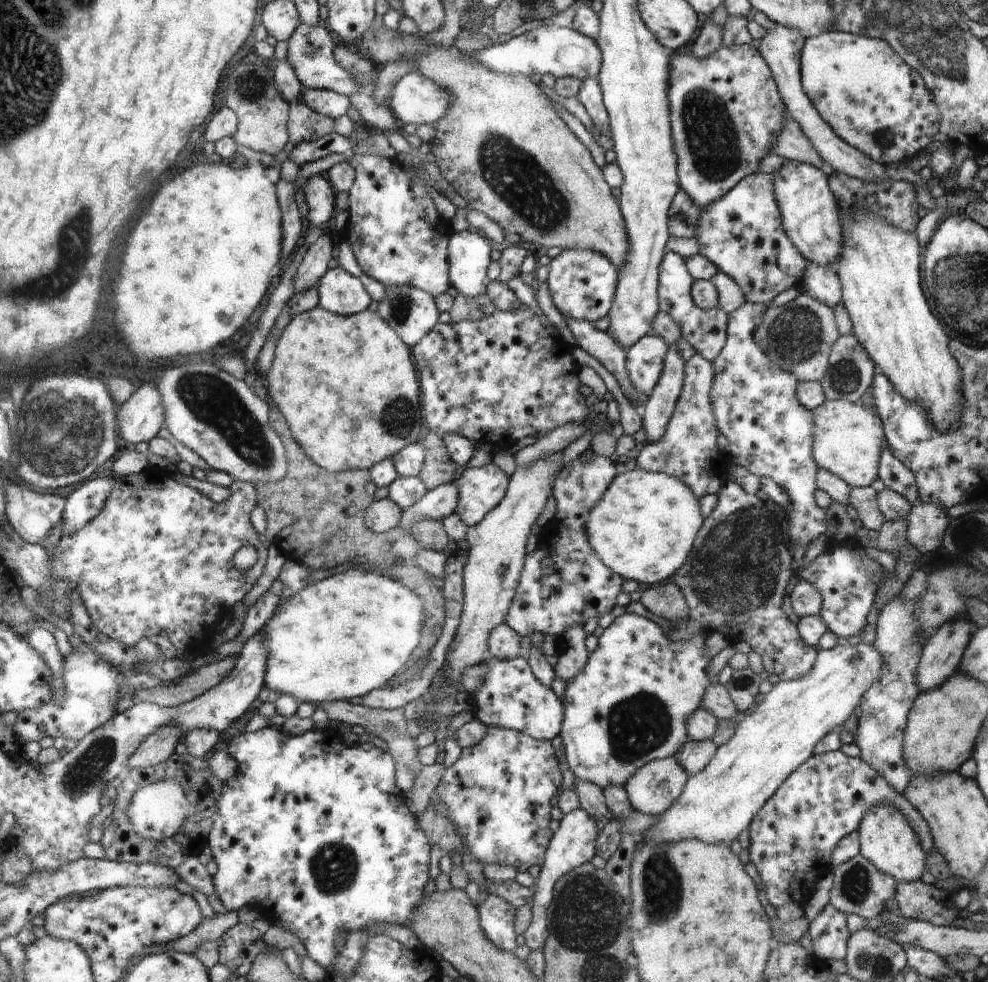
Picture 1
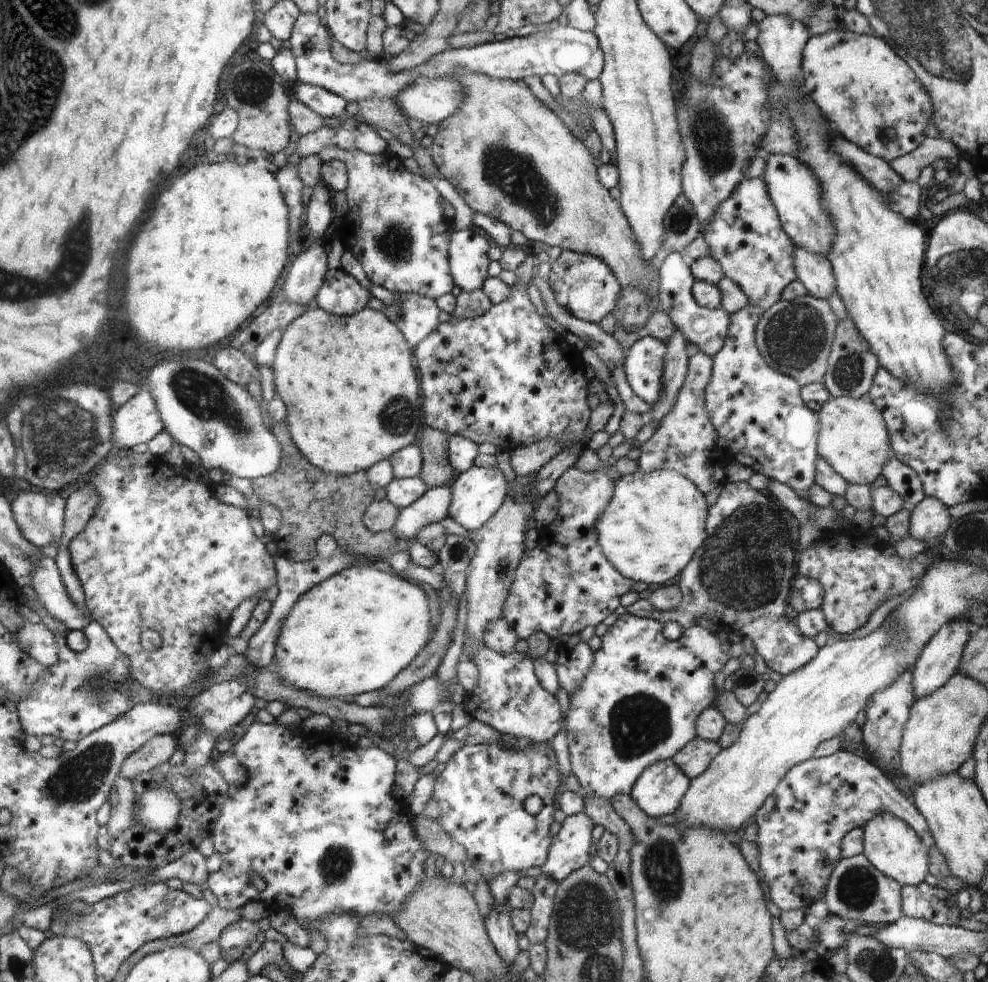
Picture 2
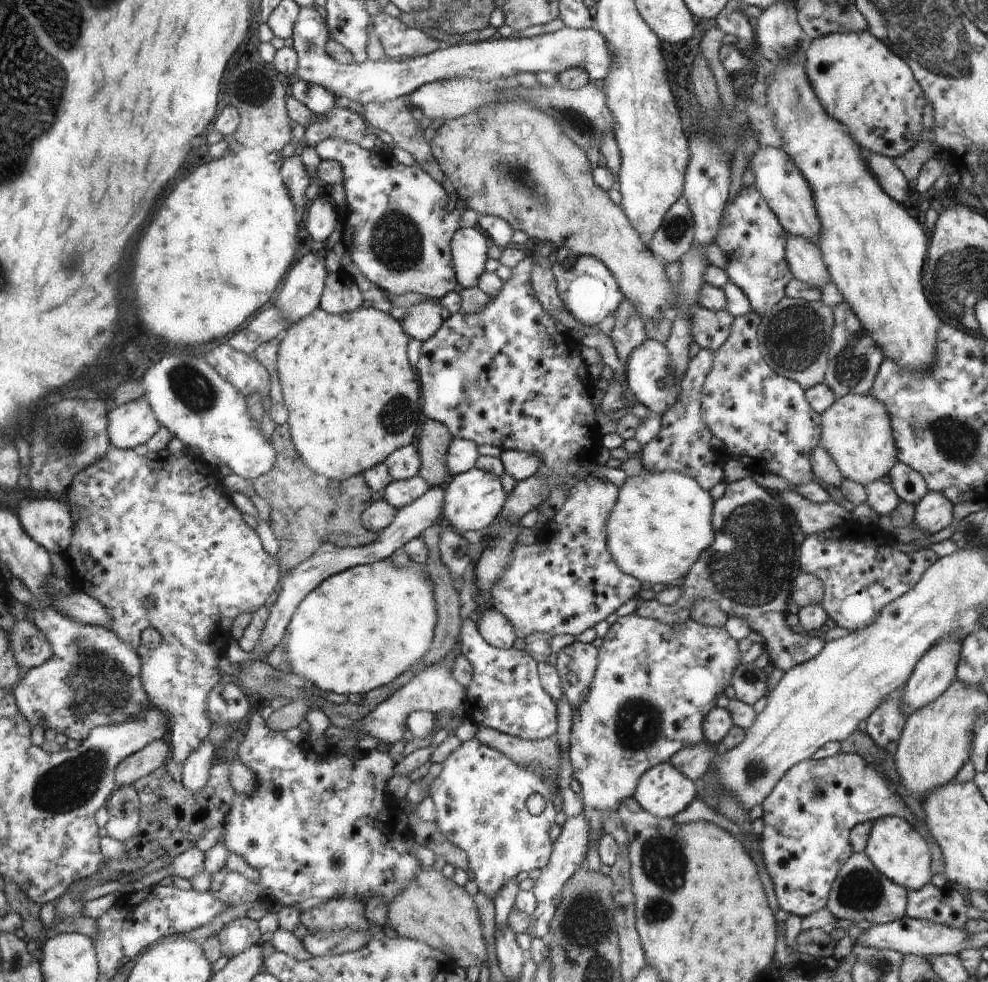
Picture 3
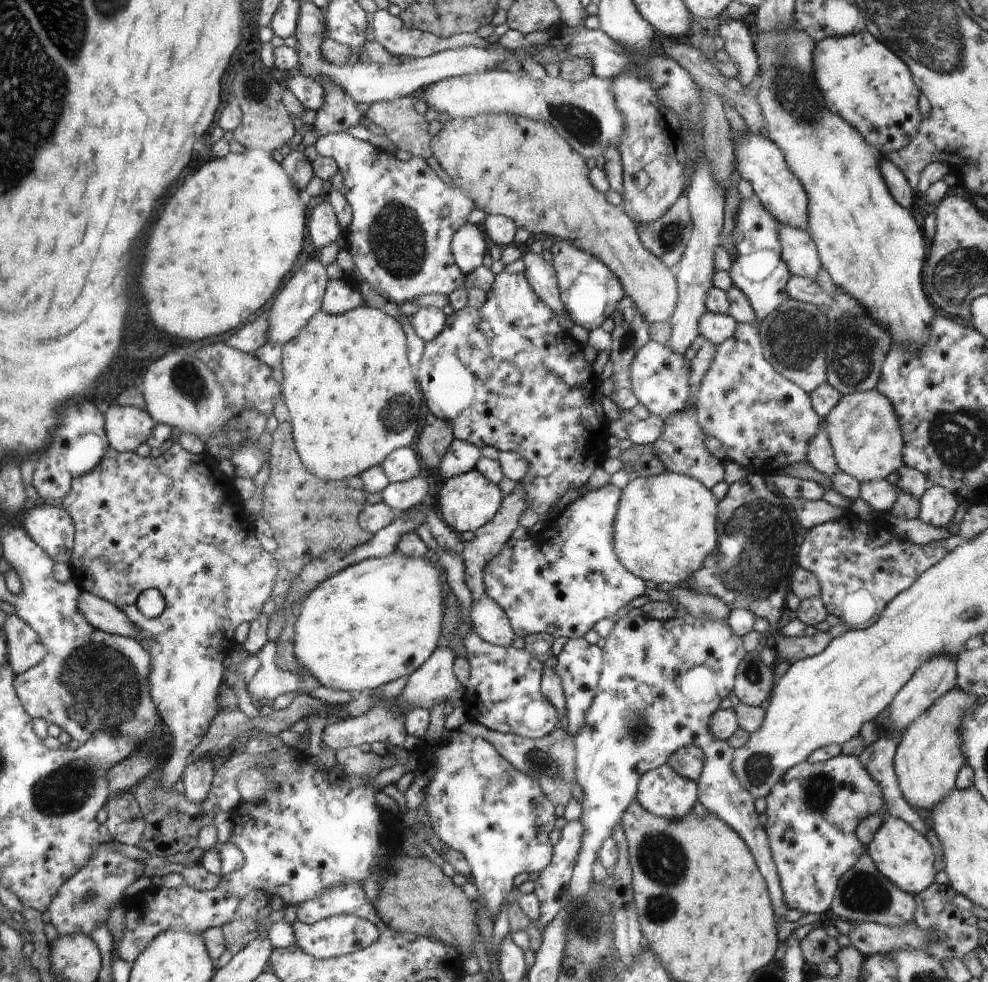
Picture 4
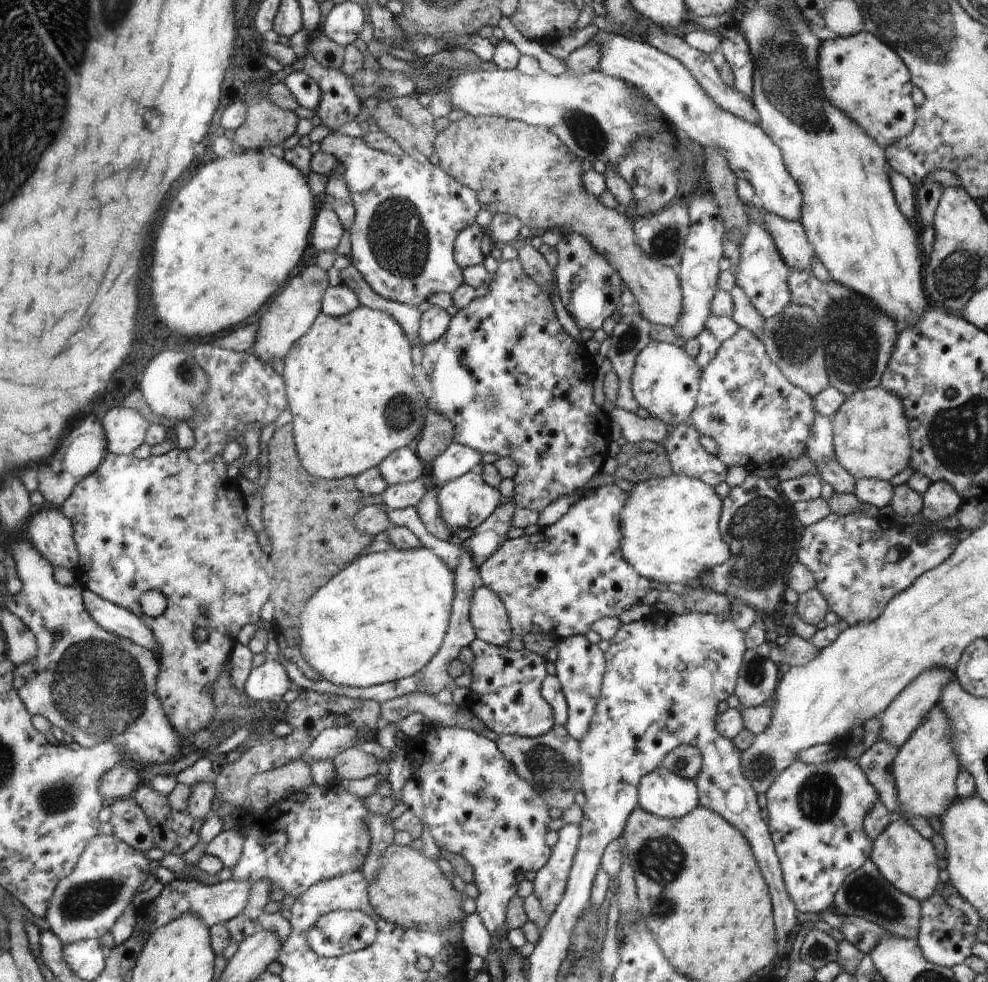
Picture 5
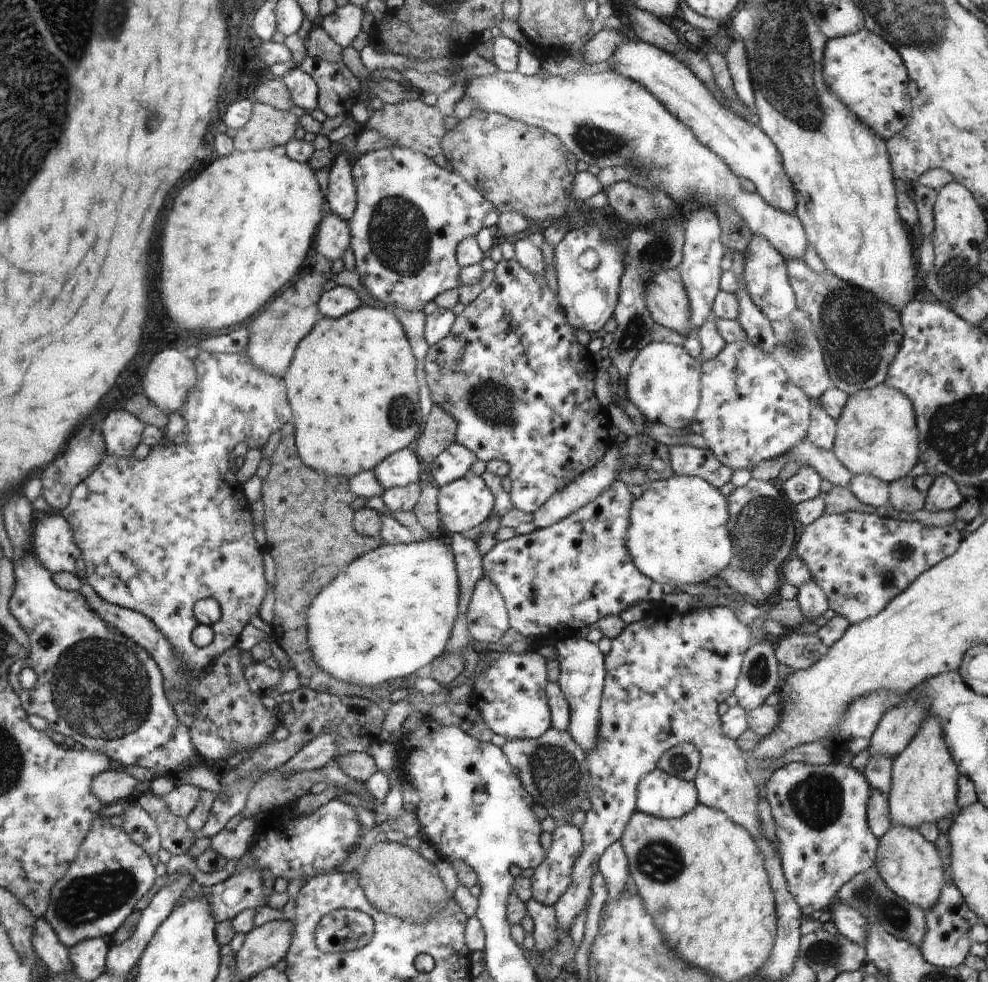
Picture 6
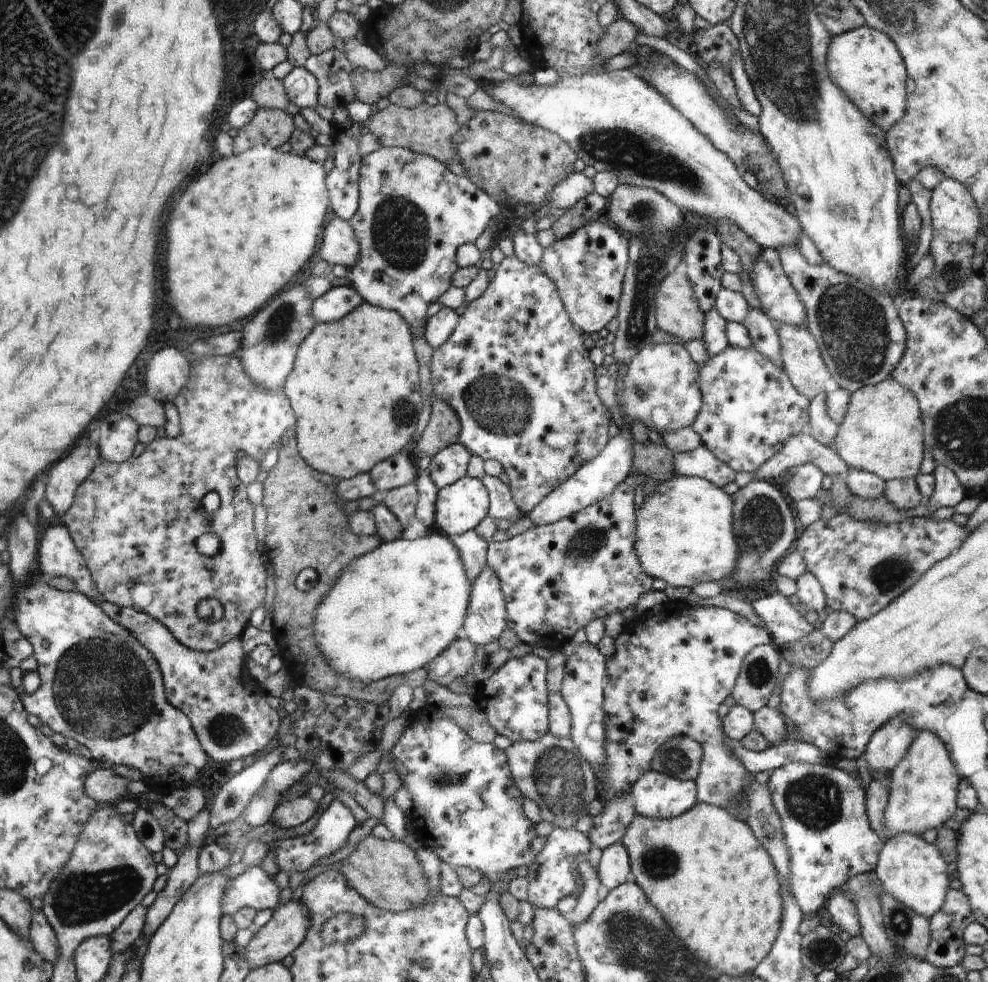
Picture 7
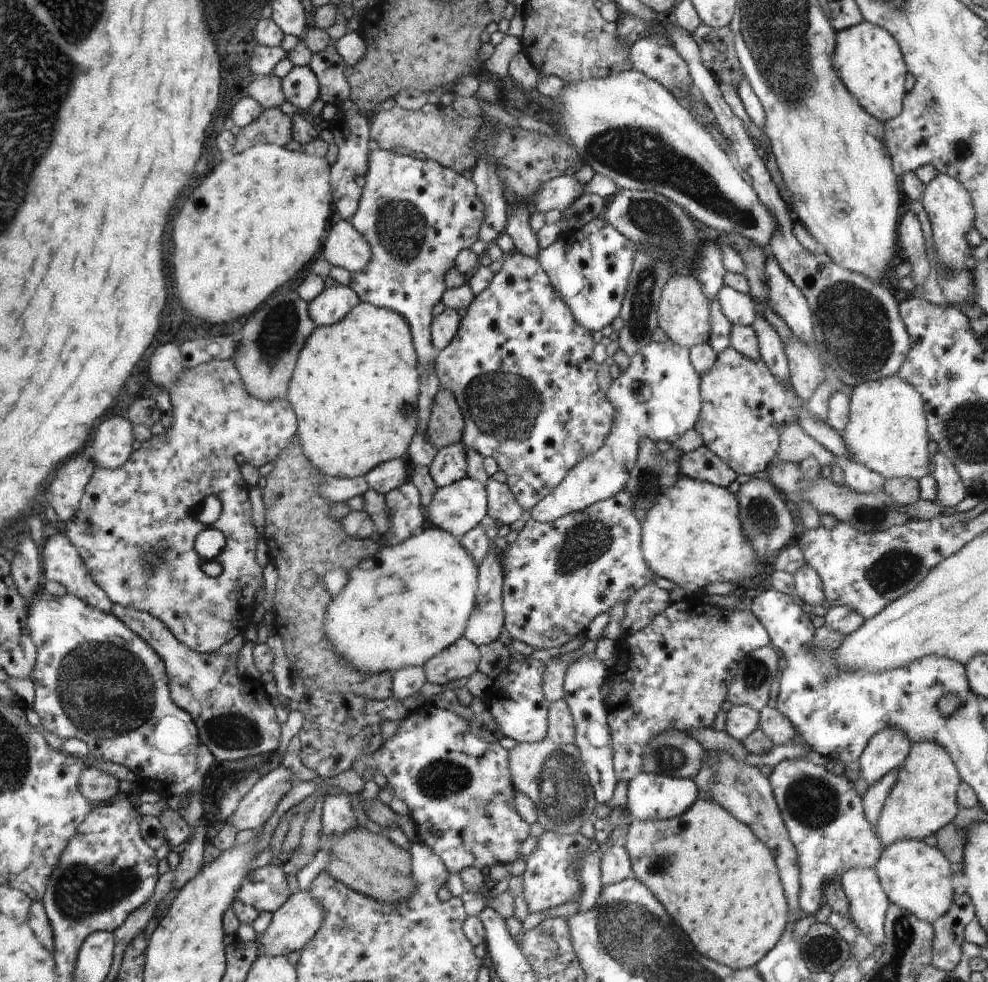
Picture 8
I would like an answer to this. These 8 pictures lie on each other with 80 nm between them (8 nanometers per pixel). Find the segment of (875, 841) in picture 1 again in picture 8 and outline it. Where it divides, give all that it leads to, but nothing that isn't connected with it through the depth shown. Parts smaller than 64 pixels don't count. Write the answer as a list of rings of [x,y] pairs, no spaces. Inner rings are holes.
[[[904,839],[889,844],[873,869],[890,902],[905,908],[920,920],[931,924],[948,910],[952,902],[954,888],[950,880],[950,864],[938,848],[929,846],[924,840]]]

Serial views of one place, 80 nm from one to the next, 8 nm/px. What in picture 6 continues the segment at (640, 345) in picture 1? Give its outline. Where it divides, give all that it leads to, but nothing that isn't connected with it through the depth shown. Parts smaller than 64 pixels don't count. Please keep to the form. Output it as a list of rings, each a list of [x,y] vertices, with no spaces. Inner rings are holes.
[[[652,339],[648,346],[640,350],[632,363],[626,382],[627,398],[636,404],[650,422],[665,424],[677,431],[688,430],[700,406],[702,375],[702,362],[692,358],[683,346],[668,343],[663,339]]]

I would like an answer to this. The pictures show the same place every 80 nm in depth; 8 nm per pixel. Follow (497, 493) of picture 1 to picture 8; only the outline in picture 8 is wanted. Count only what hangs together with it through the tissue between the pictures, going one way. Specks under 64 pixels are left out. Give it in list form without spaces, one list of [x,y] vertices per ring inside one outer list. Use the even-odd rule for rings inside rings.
[[[468,476],[437,488],[432,500],[429,504],[427,524],[445,530],[455,537],[464,536],[468,531],[472,531],[488,514],[488,490],[481,482]]]

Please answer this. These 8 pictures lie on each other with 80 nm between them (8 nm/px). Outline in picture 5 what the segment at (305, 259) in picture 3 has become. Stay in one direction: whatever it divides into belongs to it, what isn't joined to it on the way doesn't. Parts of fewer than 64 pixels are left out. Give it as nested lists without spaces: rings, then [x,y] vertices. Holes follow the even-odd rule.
[[[317,264],[308,265],[300,274],[296,274],[282,289],[282,292],[278,293],[274,301],[270,302],[269,307],[255,319],[259,331],[253,346],[253,354],[267,363],[270,363],[274,356],[283,359],[292,344],[308,332],[317,316],[322,313],[325,291],[329,286],[328,273]]]

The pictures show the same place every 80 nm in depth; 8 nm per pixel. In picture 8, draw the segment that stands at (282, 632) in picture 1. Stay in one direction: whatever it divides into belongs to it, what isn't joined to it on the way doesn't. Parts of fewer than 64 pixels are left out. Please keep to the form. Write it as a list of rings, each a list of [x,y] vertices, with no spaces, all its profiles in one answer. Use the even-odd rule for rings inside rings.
[[[428,524],[425,525],[424,530],[420,534],[407,538],[400,544],[381,547],[377,555],[361,560],[358,566],[348,570],[348,578],[343,591],[337,597],[331,599],[328,610],[325,612],[324,626],[326,636],[329,637],[329,641],[334,646],[335,651],[340,653],[345,659],[348,659],[348,662],[353,664],[353,667],[357,668],[361,673],[375,675],[384,671],[395,673],[401,668],[423,668],[425,663],[432,659],[434,655],[440,655],[445,648],[452,646],[458,639],[464,636],[466,630],[468,630],[470,615],[472,615],[477,604],[478,567],[466,552],[466,549],[461,545],[460,539],[445,530]]]

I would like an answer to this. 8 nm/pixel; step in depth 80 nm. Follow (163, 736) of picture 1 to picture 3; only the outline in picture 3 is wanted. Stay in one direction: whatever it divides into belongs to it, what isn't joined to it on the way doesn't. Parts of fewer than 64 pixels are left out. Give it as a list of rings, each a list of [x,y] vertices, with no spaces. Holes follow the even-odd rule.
[[[162,738],[130,755],[116,768],[118,786],[132,785],[146,774],[165,765],[169,760],[168,752],[170,752],[170,742],[167,738]]]

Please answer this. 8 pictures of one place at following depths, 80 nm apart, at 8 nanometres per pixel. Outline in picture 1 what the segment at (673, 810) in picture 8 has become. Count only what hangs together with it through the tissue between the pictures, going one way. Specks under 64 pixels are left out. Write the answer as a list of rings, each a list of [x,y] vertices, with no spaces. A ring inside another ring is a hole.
[[[672,755],[646,763],[631,780],[623,784],[623,787],[629,795],[629,801],[634,810],[645,815],[660,816],[680,798],[688,780],[689,773],[685,771],[685,767],[676,759],[676,756]]]

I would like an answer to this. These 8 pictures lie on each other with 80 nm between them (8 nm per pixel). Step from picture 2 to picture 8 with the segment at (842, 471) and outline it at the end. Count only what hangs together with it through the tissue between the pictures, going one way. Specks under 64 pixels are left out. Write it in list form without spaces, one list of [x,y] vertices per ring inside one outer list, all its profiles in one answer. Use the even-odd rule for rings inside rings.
[[[898,375],[885,379],[866,381],[853,388],[849,400],[849,421],[843,428],[841,437],[845,440],[847,456],[844,460],[854,461],[885,479],[906,477],[922,479],[930,472],[928,460],[928,414],[925,412],[925,401],[921,393]]]

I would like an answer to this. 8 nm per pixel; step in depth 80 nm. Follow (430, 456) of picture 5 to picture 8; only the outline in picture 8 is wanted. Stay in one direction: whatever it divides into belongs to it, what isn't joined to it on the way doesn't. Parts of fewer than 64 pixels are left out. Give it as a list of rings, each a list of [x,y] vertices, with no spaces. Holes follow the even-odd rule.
[[[440,387],[432,403],[425,438],[438,451],[460,442],[464,435],[465,419],[453,393]]]

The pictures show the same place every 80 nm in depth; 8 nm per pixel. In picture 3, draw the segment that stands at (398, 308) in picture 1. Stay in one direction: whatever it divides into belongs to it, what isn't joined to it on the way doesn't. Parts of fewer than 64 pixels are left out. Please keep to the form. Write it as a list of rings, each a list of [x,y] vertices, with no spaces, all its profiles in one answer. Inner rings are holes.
[[[432,299],[406,307],[406,313],[402,318],[405,332],[420,342],[432,338],[444,324],[440,310],[442,310],[440,302]]]

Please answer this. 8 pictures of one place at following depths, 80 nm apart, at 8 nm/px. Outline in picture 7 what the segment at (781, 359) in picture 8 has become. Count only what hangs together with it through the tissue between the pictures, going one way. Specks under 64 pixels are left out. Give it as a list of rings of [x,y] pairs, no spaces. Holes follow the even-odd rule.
[[[750,306],[748,316],[741,323],[748,329],[753,347],[768,360],[773,360],[780,368],[783,368],[779,336],[772,325],[771,318],[764,311]]]

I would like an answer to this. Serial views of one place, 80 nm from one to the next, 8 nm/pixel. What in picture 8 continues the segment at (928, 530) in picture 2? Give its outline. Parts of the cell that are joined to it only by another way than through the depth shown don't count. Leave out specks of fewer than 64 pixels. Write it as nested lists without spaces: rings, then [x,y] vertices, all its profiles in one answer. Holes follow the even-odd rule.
[[[937,452],[932,458],[935,466],[931,475],[937,482],[937,495],[935,503],[942,508],[952,508],[968,496],[967,488],[953,462],[945,455]]]

